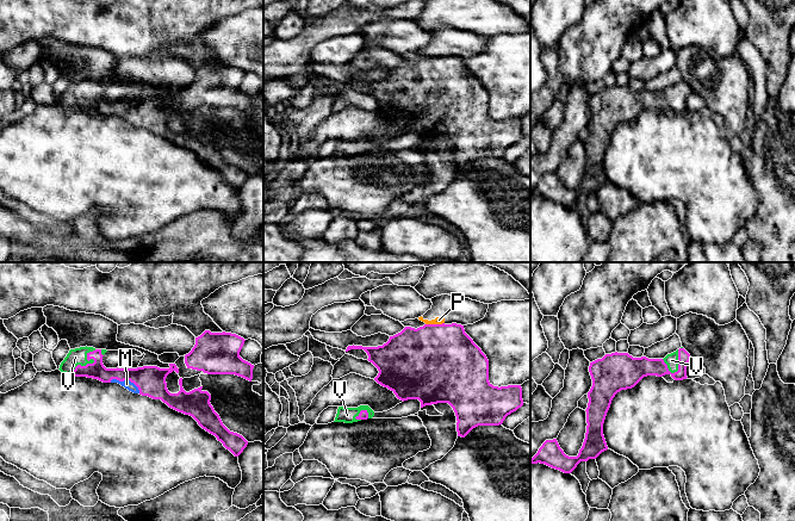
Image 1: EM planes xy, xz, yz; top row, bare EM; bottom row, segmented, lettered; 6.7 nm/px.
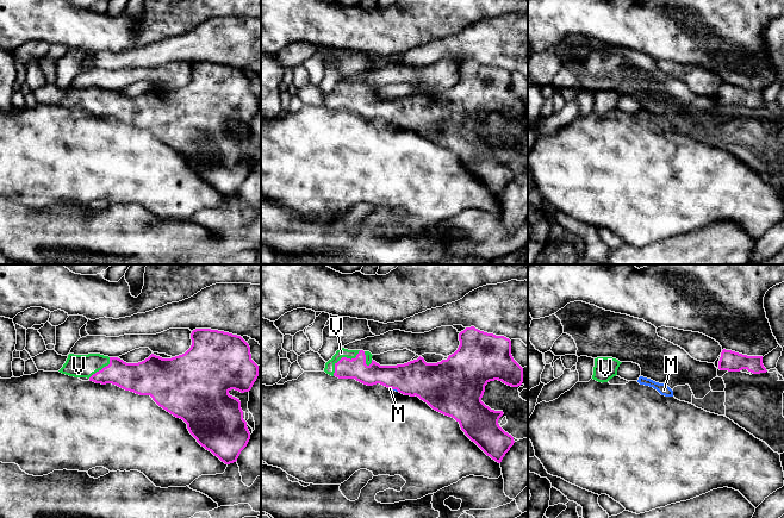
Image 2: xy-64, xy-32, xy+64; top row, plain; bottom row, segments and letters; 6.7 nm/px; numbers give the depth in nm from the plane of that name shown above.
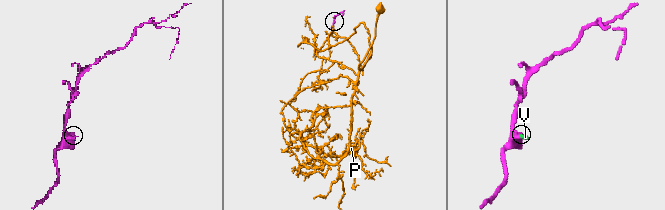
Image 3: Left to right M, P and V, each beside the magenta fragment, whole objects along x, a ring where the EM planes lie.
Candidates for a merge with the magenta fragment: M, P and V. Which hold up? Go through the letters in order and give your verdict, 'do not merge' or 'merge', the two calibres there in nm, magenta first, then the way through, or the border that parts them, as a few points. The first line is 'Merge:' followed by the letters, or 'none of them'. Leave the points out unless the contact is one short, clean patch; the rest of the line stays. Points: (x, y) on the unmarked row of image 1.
Merge: M, V
M: merge | 200/60 nm | across xy (150, 113), (126, 111), (126, 117)
P: do not merge | 500/50 nm | along xz (443, 55), (426, 57)
V: merge | 120/110 nm | across xy (97, 103), (87, 97), (75, 90)

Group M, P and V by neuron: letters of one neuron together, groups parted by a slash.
M V / P

